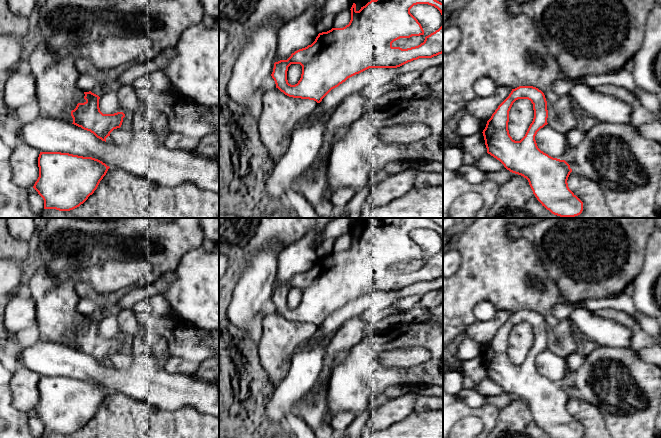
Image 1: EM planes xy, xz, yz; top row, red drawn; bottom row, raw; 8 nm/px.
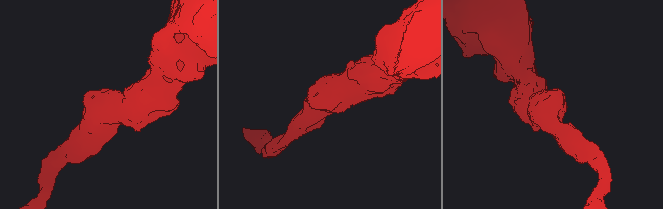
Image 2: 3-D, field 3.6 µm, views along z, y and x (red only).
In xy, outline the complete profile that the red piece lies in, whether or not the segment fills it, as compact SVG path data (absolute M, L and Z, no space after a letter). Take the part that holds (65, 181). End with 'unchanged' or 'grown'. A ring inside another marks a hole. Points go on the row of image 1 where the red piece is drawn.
M40 152L39 177L33 188L44 200L44 209L70 211L97 189L110 168L102 161L61 152Z; unchanged

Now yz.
M519 86L498 106L483 130L487 153L499 160L512 173L526 178L537 200L552 214L560 217L575 217L582 213L583 202L569 189L568 177L572 172L565 160L553 158L541 151L536 143L537 132L547 125L548 110L544 93L533 86ZM518 99L528 99L533 104L534 118L525 136L515 141L509 134L509 111Z; unchanged

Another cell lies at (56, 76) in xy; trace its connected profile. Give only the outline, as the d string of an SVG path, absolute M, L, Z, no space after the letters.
M109 35L95 42L81 45L66 56L59 56L40 43L31 45L25 56L25 64L36 82L39 115L73 123L71 111L76 108L78 103L86 102L84 92L77 88L77 80L80 76L75 66L77 58L86 58L95 65L96 69L104 71L125 63L137 62L142 53L150 55L151 44L151 41L143 35L130 37Z

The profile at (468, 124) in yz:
M466 112L458 122L457 127L458 138L478 133L479 124L480 120L476 116Z

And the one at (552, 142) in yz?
M548 124L537 132L535 140L538 148L549 156L560 160L568 157L565 135Z

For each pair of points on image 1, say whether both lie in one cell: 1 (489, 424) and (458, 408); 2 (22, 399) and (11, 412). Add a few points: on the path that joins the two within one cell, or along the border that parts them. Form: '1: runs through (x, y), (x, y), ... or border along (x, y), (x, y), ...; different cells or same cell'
1: runs through (483, 416), (479, 412), (466, 411); same cell
2: border along (10, 388), (13, 405), (29, 413); different cells

